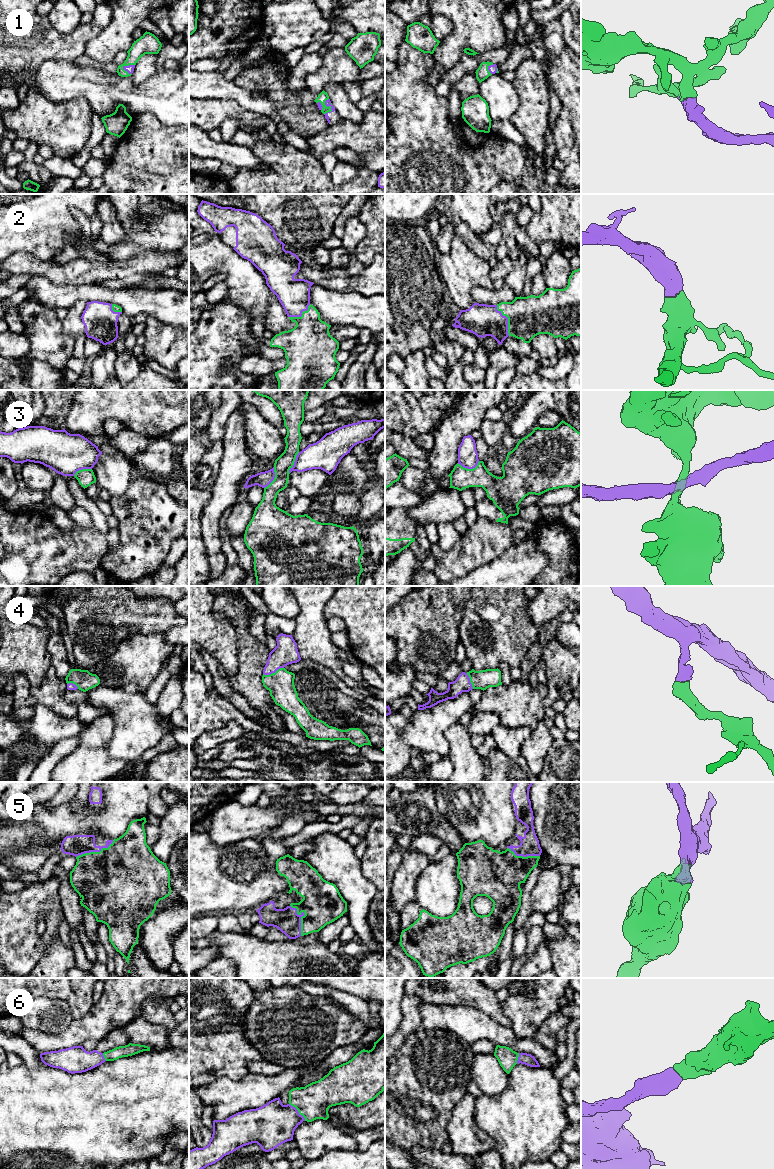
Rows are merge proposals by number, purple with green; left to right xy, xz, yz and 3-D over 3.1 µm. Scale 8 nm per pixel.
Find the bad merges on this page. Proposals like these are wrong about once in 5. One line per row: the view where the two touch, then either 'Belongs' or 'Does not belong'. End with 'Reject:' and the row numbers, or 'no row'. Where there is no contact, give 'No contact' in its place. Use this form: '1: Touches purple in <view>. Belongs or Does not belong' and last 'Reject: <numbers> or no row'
1: Touches purple in xz. Belongs
2: Touches purple in yz. Belongs
3: Touches purple in yz. Does not belong
4: Touches purple in xz. Belongs
5: Touches purple in xz. Belongs
6: Touches purple in xz. Belongs
Reject: 3

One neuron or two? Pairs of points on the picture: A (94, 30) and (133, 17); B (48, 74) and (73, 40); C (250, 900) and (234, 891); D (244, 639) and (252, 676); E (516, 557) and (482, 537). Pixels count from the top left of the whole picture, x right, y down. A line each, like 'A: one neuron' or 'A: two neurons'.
A: two neurons
B: two neurons
C: one neuron
D: one neuron
E: two neurons

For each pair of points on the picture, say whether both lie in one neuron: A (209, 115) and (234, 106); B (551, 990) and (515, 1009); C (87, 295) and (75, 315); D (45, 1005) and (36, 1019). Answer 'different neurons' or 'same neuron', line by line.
A: same neuron
B: same neuron
C: different neurons
D: same neuron

